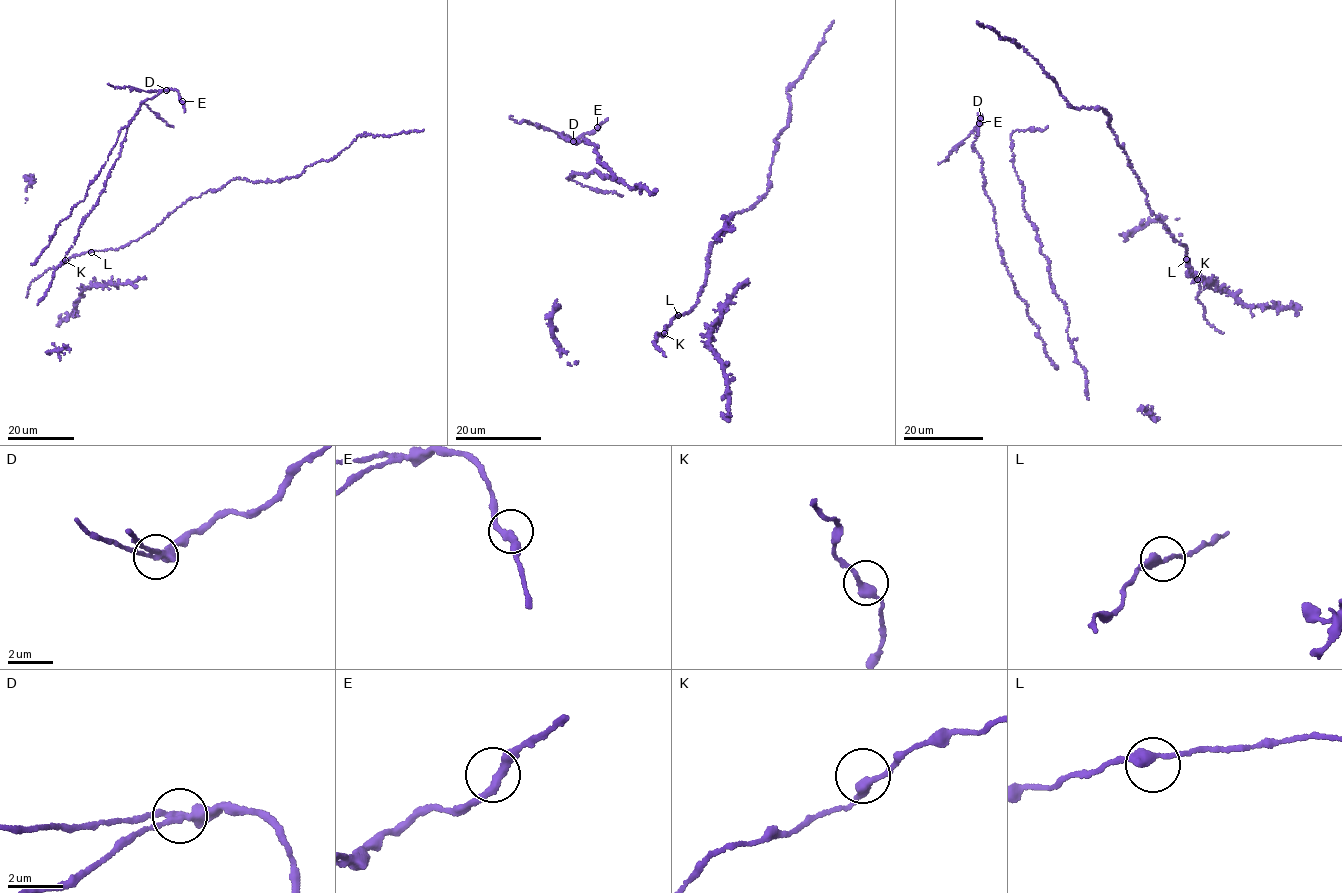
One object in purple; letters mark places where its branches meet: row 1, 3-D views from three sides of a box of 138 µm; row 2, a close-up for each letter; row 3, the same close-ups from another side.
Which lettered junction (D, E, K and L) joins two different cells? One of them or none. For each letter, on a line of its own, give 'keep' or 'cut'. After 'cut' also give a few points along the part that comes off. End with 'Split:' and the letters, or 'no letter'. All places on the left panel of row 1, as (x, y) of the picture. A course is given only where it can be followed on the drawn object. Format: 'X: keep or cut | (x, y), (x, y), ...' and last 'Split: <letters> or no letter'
D: cut | (166, 90), (147, 92), (128, 86), (114, 87), (108, 83)
E: keep
K: keep
L: keep
Split: D

